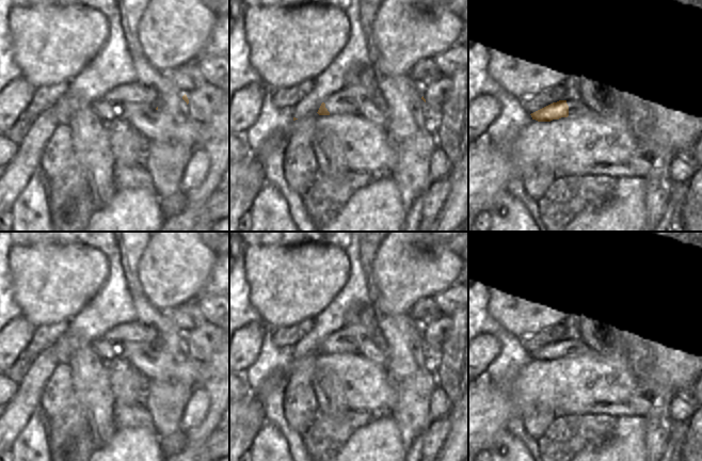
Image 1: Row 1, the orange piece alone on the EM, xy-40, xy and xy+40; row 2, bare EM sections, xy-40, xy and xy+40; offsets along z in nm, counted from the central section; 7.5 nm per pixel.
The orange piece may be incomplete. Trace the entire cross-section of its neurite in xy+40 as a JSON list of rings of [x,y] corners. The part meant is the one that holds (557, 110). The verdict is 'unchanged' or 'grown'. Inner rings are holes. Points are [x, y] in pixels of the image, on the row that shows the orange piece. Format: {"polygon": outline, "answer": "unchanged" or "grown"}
{"polygon": [[[559,100],[531,113],[530,115],[532,120],[536,120],[538,122],[551,122],[553,120],[568,117],[569,106],[567,104],[567,100]]], "answer": "unchanged"}

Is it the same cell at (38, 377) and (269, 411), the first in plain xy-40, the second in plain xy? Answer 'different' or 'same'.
same

